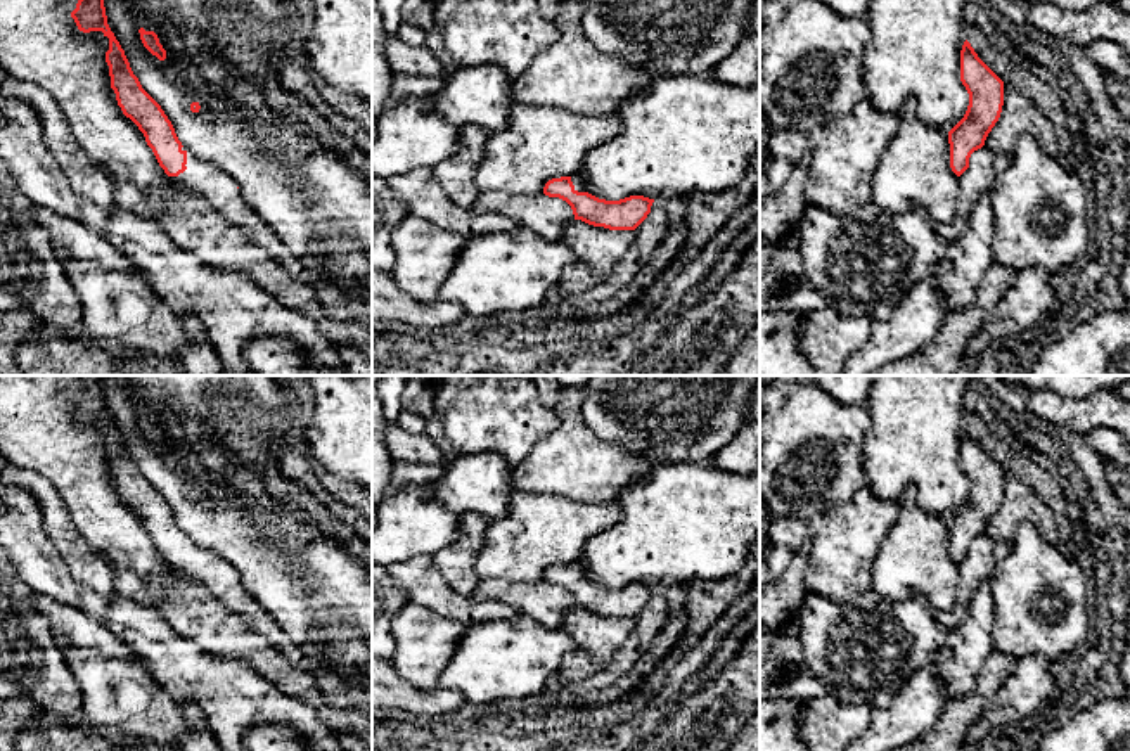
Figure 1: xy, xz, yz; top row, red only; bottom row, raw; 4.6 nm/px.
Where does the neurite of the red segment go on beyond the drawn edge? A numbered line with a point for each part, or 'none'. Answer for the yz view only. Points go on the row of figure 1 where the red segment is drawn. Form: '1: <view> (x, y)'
none

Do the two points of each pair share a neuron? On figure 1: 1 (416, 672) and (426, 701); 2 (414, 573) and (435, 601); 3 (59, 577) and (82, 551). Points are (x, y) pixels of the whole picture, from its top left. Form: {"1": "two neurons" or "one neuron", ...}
{"1": "two neurons", "2": "one neuron", "3": "two neurons"}

